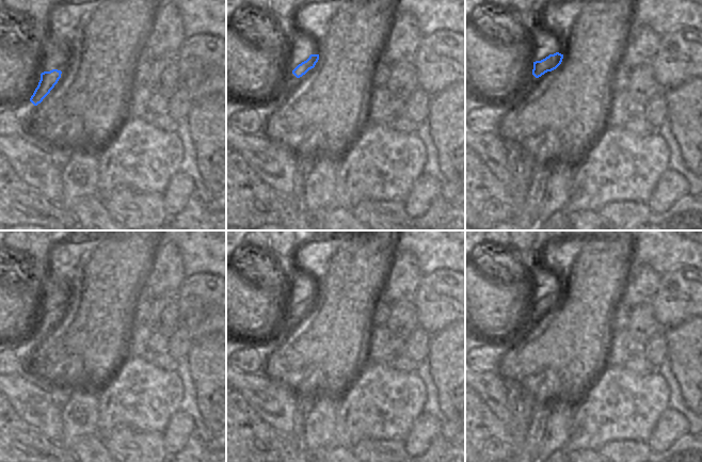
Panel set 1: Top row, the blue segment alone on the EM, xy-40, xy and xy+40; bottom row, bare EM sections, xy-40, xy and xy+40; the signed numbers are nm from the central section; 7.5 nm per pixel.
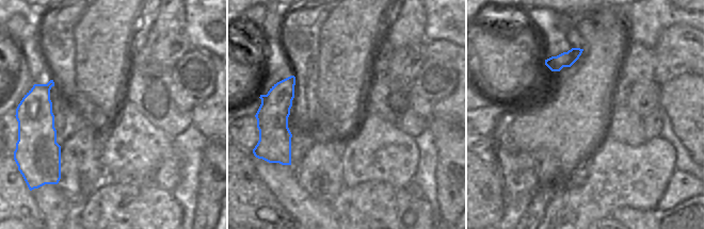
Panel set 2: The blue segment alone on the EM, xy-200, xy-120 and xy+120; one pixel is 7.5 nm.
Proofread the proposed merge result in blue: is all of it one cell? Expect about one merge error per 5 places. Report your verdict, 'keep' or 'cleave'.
keep

